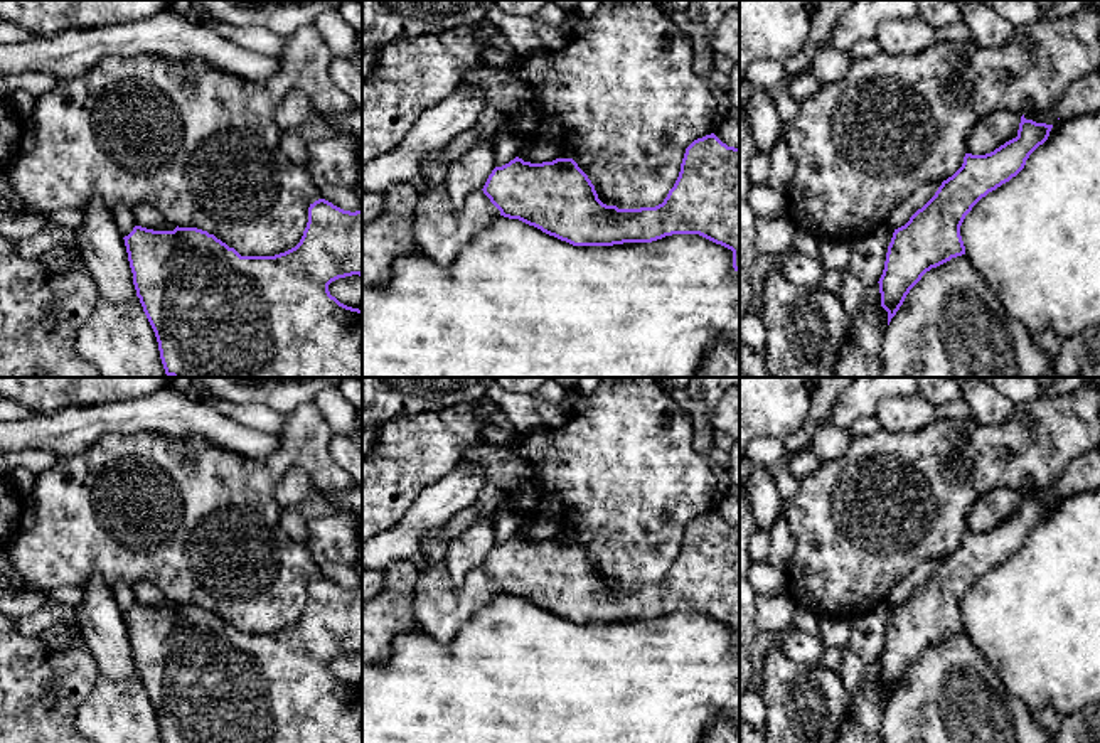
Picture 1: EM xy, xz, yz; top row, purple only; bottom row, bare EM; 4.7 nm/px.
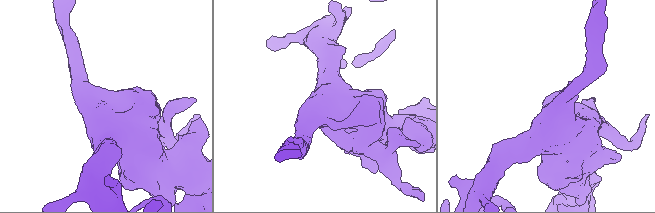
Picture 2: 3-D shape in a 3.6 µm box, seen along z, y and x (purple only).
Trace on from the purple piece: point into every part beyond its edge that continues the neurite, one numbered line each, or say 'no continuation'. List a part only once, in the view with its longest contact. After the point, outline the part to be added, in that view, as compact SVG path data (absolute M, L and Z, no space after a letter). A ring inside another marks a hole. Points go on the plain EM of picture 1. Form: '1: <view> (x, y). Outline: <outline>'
no continuation

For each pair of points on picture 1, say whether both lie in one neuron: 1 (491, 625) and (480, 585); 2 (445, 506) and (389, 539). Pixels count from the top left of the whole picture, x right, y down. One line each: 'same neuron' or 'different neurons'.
1: different neurons
2: same neuron

